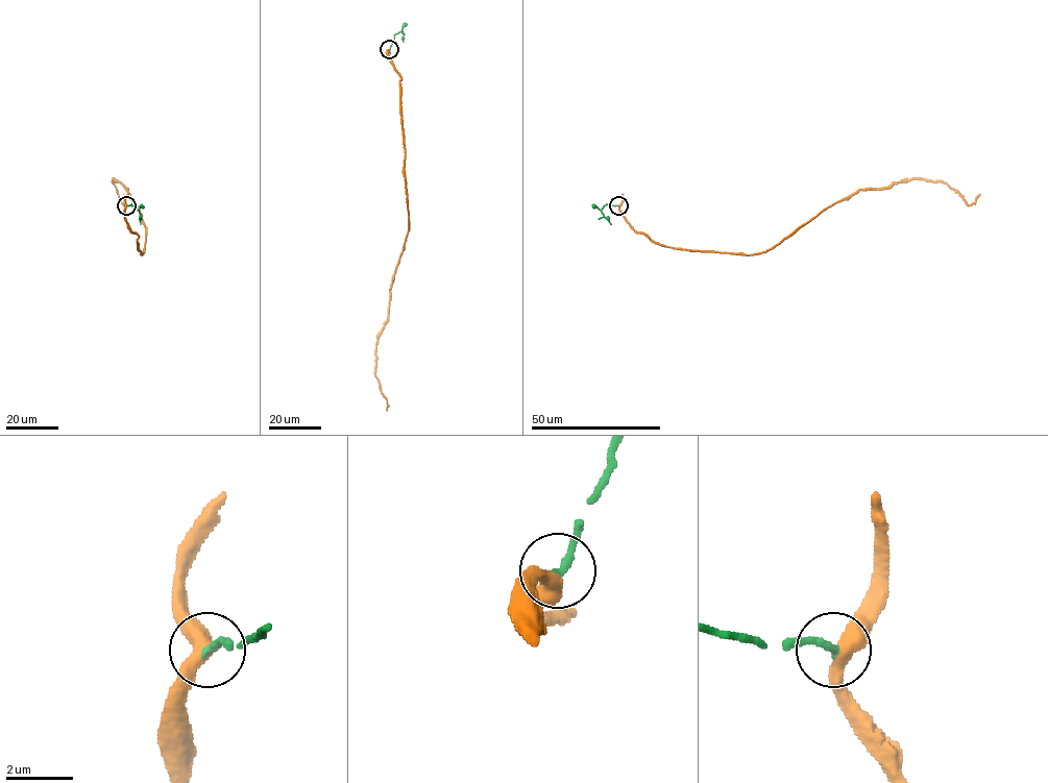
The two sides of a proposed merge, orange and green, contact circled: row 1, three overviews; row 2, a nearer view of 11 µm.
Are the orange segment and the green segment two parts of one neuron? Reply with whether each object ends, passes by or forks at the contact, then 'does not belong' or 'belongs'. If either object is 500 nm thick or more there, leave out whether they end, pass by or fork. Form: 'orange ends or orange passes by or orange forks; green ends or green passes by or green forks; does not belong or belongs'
orange passes by; green ends; belongs

